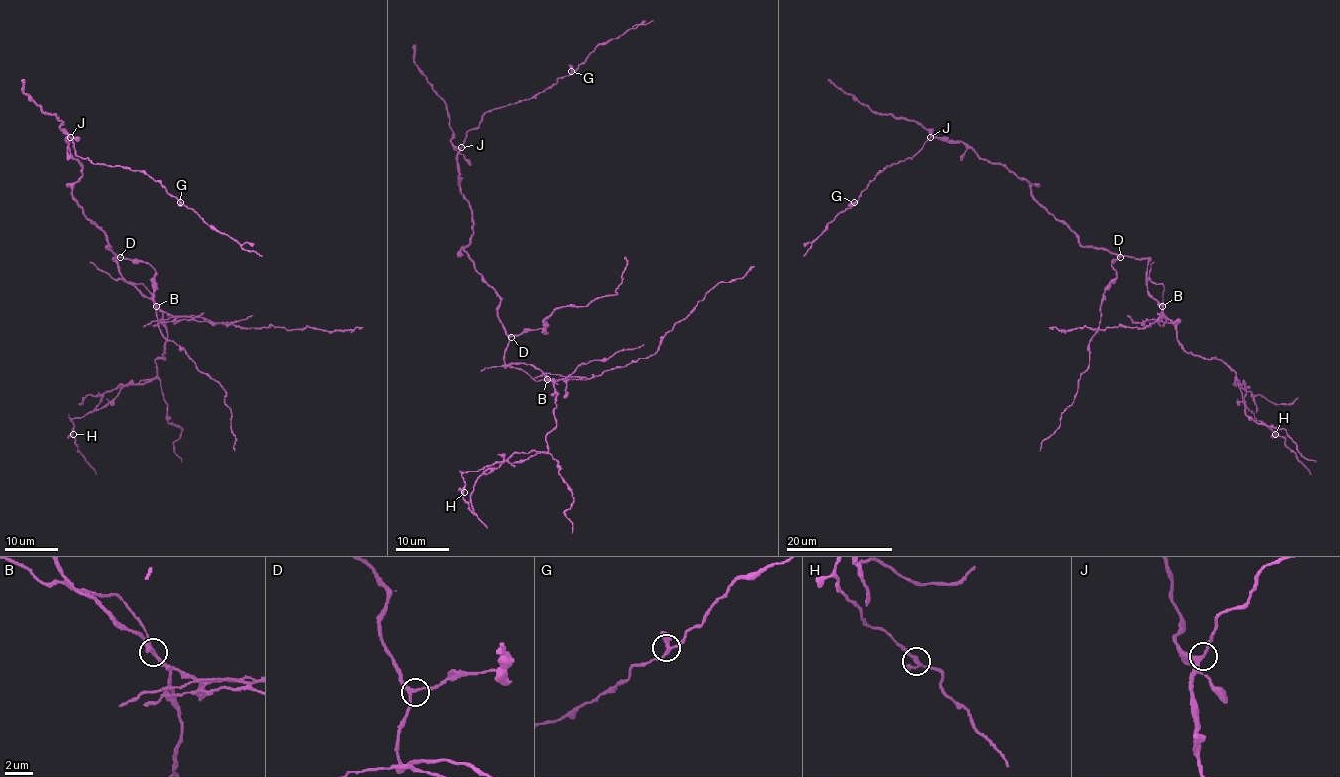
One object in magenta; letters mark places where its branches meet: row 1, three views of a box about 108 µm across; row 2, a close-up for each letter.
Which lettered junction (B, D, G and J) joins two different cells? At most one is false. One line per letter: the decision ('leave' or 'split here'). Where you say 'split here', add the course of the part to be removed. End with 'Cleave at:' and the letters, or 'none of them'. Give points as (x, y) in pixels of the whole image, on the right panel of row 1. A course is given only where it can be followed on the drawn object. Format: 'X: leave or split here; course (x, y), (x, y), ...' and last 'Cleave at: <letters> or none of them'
B: split here; course (1163, 305), (1176, 340), (1187, 352), (1223, 360), (1244, 384), (1244, 404), (1254, 418), (1282, 436), (1311, 474)
D: leave
G: leave
J: leave
Cleave at: B

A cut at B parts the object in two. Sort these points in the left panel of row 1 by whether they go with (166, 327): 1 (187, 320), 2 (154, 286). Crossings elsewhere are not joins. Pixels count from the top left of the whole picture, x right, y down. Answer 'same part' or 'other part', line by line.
1: same part
2: other part

